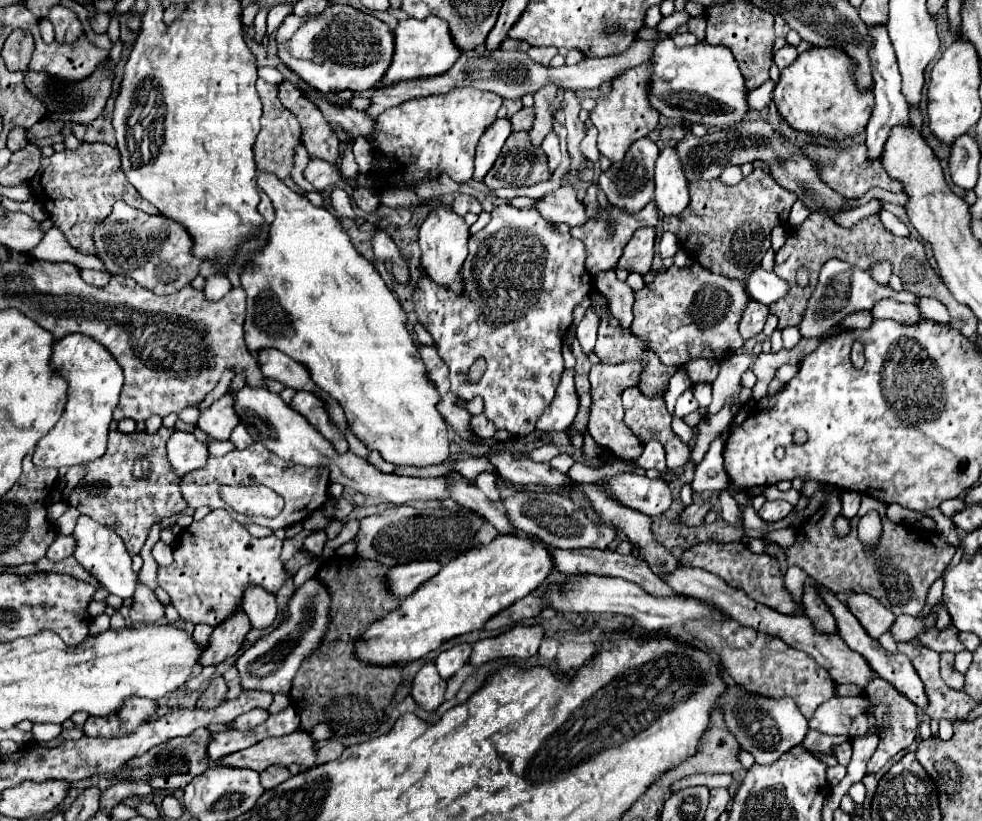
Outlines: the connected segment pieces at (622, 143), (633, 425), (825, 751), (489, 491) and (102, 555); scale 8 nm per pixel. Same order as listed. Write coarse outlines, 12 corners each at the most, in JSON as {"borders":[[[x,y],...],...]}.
{"borders":[[[653,65],[613,79],[589,119],[609,161],[659,127]],[[623,391],[625,423],[641,443],[659,441],[667,467],[689,461],[665,403]],[[809,729],[803,745],[821,755],[833,755],[833,747],[848,740]],[[481,473],[476,485],[492,501],[498,501],[499,491],[493,473]],[[87,515],[73,557],[113,595],[131,599],[137,573],[121,537]]]}

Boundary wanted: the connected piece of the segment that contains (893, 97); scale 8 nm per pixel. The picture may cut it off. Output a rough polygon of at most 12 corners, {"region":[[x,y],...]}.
{"region":[[871,25],[875,109],[867,123],[869,159],[893,127],[909,125],[901,75],[885,25]]}

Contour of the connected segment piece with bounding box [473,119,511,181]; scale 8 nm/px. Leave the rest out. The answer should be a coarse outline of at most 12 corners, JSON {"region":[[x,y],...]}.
{"region":[[495,119],[477,143],[475,175],[483,181],[511,135],[509,119]]}

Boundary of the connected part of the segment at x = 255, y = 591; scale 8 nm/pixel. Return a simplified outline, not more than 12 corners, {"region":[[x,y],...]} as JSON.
{"region":[[259,585],[243,595],[253,627],[269,627],[277,615],[275,595]]}

